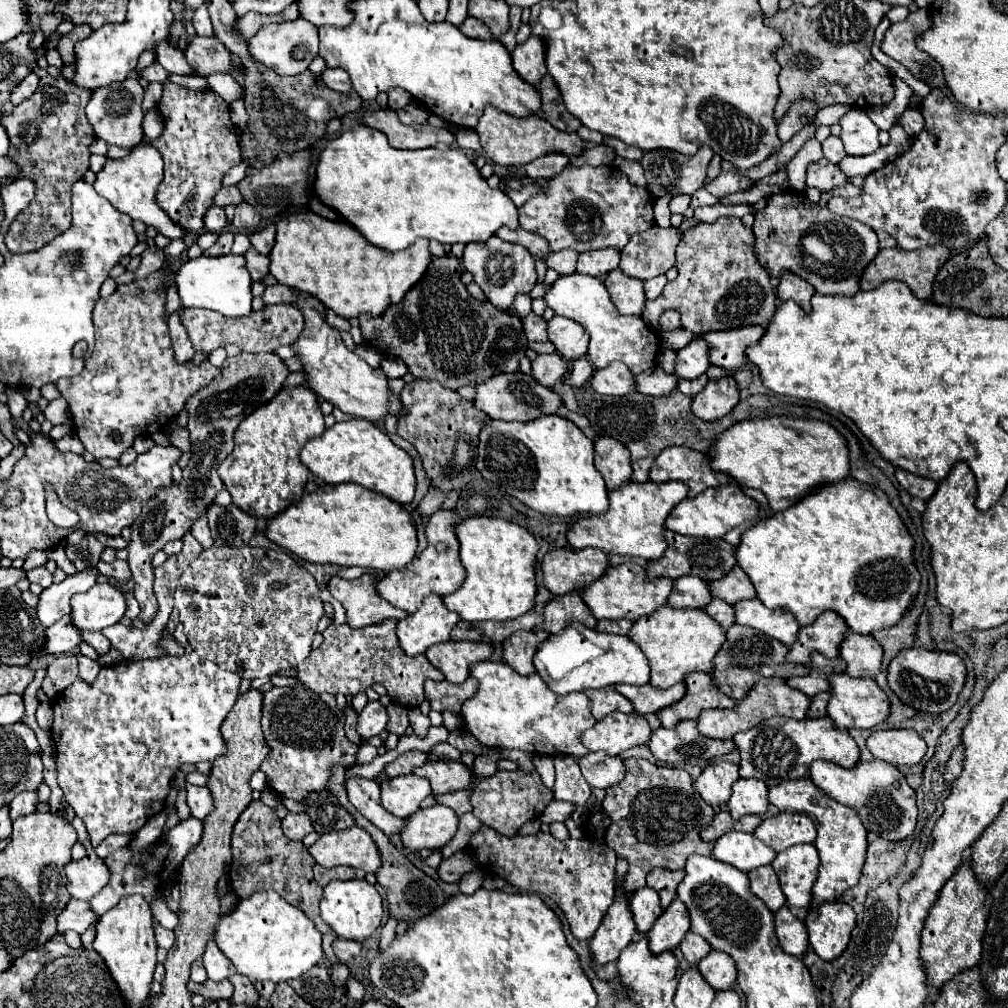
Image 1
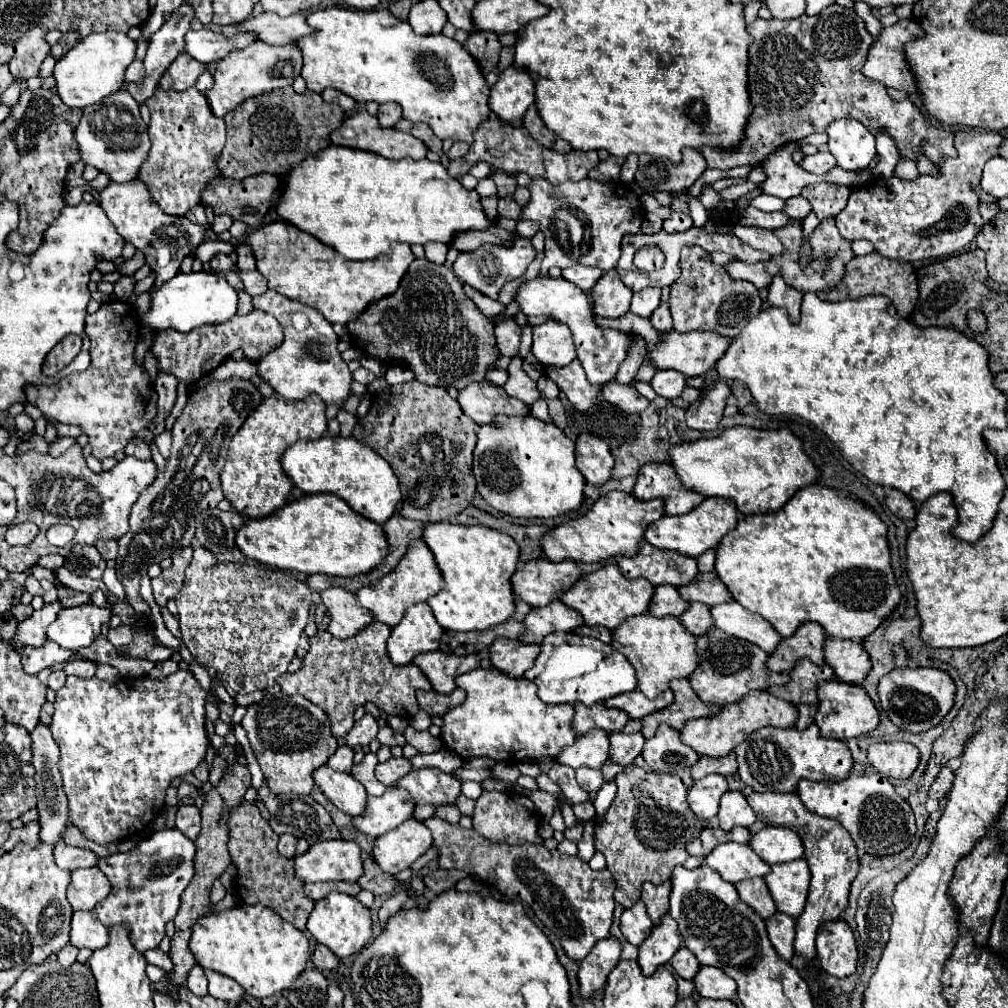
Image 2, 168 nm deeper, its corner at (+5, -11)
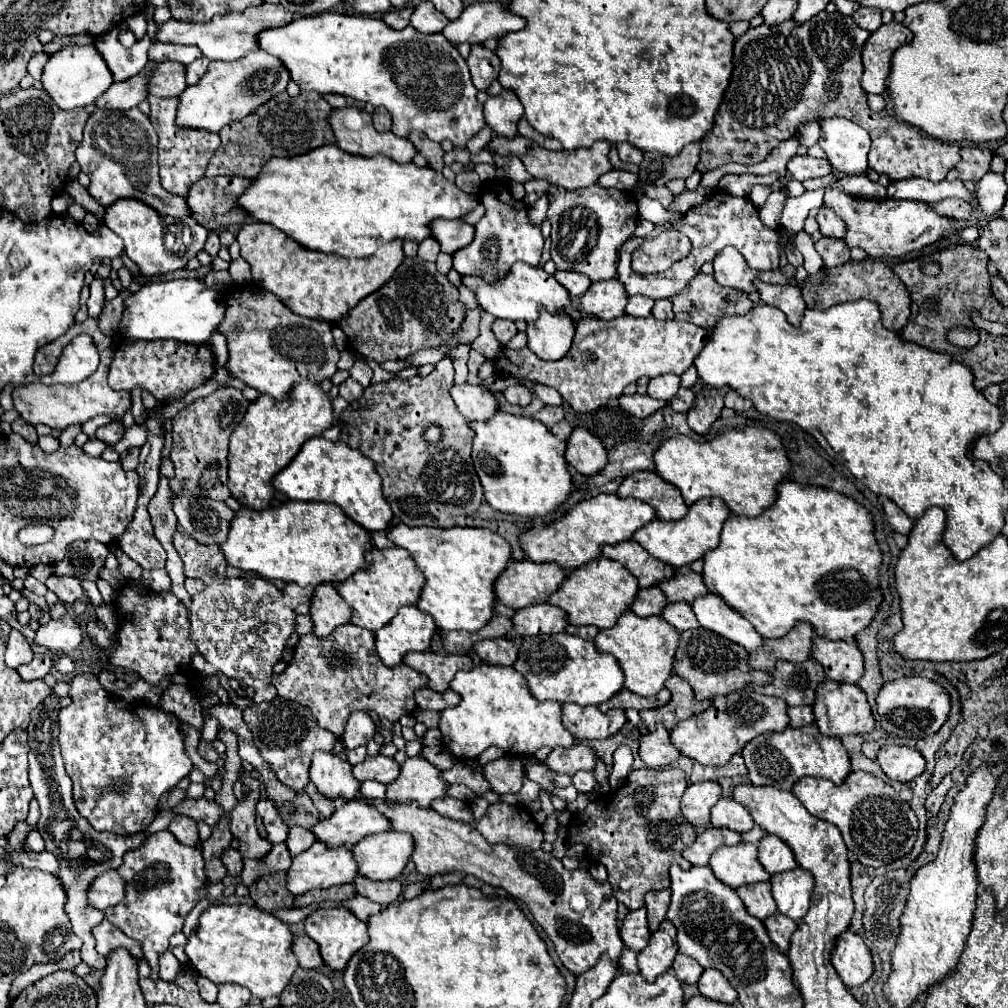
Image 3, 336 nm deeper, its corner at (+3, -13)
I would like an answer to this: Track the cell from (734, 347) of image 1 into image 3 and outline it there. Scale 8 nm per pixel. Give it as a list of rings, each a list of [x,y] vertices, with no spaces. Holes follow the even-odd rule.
[[[627,314],[621,318],[615,318],[611,322],[603,322],[599,318],[581,318],[577,324],[577,330],[575,330],[573,346],[563,360],[547,362],[547,360],[541,360],[539,356],[535,356],[529,348],[523,348],[523,350],[503,348],[497,356],[497,372],[501,376],[529,378],[535,384],[551,386],[563,396],[563,400],[567,400],[571,404],[571,408],[575,412],[591,412],[591,410],[603,406],[607,400],[621,396],[623,388],[641,376],[655,378],[655,376],[667,374],[667,372],[681,376],[689,366],[693,366],[695,358],[699,356],[699,352],[703,350],[707,340],[709,340],[709,330],[703,330],[695,324],[687,324],[687,322],[679,322],[679,320],[663,322],[663,320],[655,320],[653,316],[635,318],[635,316],[627,316]]]

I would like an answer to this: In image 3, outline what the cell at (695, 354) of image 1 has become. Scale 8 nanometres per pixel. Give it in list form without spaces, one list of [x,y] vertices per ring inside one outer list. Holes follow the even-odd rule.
[[[663,374],[659,378],[651,378],[651,382],[647,386],[647,394],[651,398],[669,402],[677,394],[677,390],[679,390],[679,386],[681,386],[679,382],[681,382],[681,378],[675,376],[675,374]]]

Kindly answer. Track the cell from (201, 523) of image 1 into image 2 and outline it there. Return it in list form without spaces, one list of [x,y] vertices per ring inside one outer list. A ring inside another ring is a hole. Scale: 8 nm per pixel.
[[[195,546],[193,550],[195,550],[195,552],[193,552],[191,568],[209,568],[209,566],[215,564],[215,556],[213,556],[209,550],[205,550],[205,548],[201,548],[201,546]]]

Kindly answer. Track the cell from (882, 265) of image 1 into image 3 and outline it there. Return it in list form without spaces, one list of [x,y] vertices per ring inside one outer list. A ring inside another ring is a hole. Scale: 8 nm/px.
[[[865,258],[861,262],[851,260],[851,262],[835,266],[835,268],[823,268],[817,274],[809,276],[801,290],[803,290],[803,298],[807,302],[807,308],[815,308],[815,310],[827,310],[833,304],[861,300],[861,298],[873,300],[881,310],[883,326],[893,332],[901,332],[911,316],[909,290],[899,280],[899,276],[891,270],[891,266],[887,266],[881,260],[873,260],[873,258]]]

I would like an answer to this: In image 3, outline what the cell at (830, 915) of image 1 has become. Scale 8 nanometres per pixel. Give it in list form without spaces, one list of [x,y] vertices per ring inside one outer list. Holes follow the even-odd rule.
[[[845,930],[835,940],[831,950],[831,964],[847,988],[861,986],[873,974],[871,952],[865,942],[851,930]]]

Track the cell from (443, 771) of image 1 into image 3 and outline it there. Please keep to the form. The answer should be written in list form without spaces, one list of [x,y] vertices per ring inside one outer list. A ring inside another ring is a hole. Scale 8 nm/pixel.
[[[415,756],[401,764],[399,778],[387,786],[387,800],[403,804],[417,802],[419,808],[429,808],[431,800],[447,796],[447,788],[449,784],[441,778],[441,770]]]

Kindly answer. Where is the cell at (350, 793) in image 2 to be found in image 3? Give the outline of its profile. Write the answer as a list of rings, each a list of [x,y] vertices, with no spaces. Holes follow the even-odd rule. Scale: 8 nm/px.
[[[315,752],[311,764],[311,782],[329,800],[351,802],[359,796],[359,786],[351,774],[351,764],[329,752]]]

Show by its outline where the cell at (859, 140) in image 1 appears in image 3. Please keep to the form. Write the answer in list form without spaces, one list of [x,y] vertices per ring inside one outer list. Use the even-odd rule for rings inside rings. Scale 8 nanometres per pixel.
[[[847,118],[823,120],[819,144],[839,174],[865,174],[871,138],[855,122]]]

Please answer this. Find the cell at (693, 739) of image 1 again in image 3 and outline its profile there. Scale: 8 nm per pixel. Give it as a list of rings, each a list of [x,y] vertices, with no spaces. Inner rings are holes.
[[[657,726],[655,732],[641,738],[639,756],[647,764],[647,768],[659,770],[659,768],[665,768],[665,766],[673,764],[675,760],[679,760],[681,752],[671,744],[669,732],[663,726]]]

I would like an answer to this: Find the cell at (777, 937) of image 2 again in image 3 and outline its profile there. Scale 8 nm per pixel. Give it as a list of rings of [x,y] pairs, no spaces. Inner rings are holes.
[[[773,914],[765,920],[765,928],[767,928],[767,934],[773,940],[773,944],[785,954],[789,948],[791,936],[797,930],[797,924],[783,914]]]

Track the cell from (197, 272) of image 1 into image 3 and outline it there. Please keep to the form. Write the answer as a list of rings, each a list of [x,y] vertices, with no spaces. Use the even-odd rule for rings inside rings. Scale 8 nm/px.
[[[179,278],[165,282],[143,284],[139,292],[125,300],[123,320],[119,330],[127,338],[137,340],[157,340],[157,338],[173,338],[187,344],[203,344],[215,334],[225,320],[227,302],[225,296],[207,288],[203,280]]]

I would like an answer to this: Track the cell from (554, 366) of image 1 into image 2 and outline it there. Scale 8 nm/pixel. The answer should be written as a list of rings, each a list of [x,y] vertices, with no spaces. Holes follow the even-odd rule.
[[[513,356],[511,358],[511,364],[509,364],[509,380],[505,382],[505,392],[525,404],[531,404],[535,400],[541,398],[539,390],[537,390],[537,384],[525,374],[525,370],[521,368],[521,358],[519,356]]]

